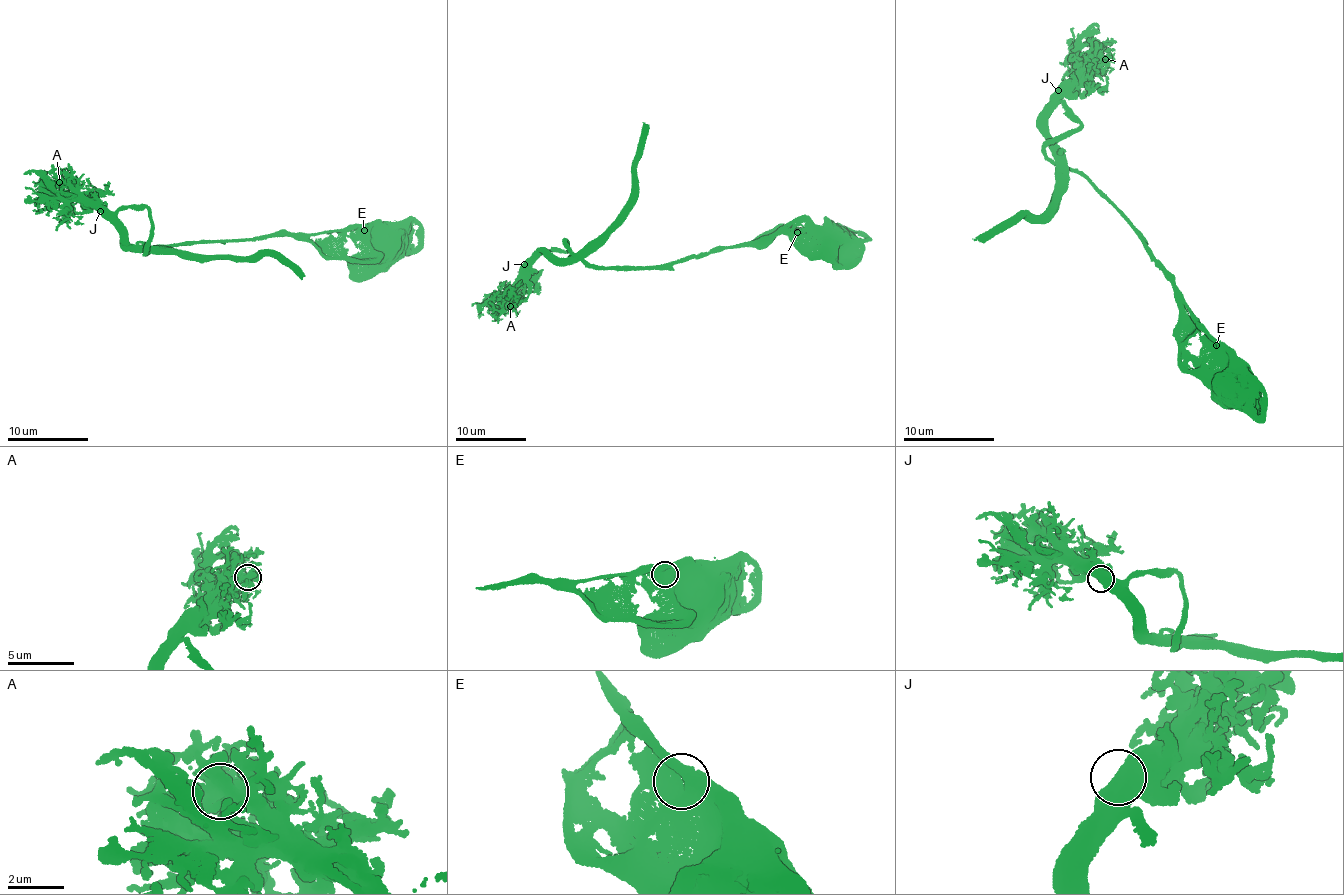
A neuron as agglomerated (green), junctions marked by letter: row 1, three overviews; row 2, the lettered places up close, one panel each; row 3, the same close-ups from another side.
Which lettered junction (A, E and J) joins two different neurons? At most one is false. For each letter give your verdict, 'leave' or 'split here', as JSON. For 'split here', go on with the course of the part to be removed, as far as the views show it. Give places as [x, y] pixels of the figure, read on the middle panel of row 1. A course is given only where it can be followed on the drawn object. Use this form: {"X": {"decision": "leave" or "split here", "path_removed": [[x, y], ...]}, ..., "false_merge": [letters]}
{"A": {"decision": "leave"}, "E": {"decision": "leave"}, "J": {"decision": "leave"}, "false_merge": []}

